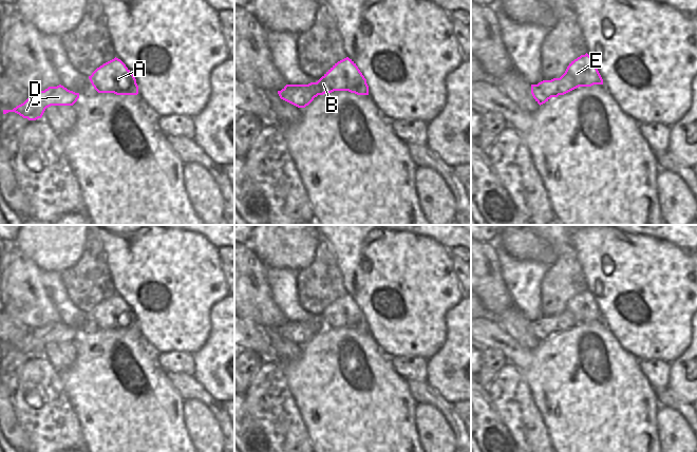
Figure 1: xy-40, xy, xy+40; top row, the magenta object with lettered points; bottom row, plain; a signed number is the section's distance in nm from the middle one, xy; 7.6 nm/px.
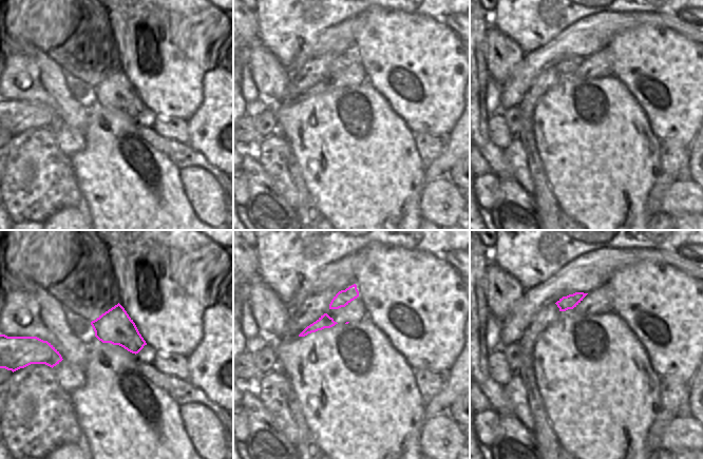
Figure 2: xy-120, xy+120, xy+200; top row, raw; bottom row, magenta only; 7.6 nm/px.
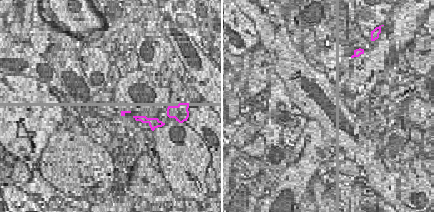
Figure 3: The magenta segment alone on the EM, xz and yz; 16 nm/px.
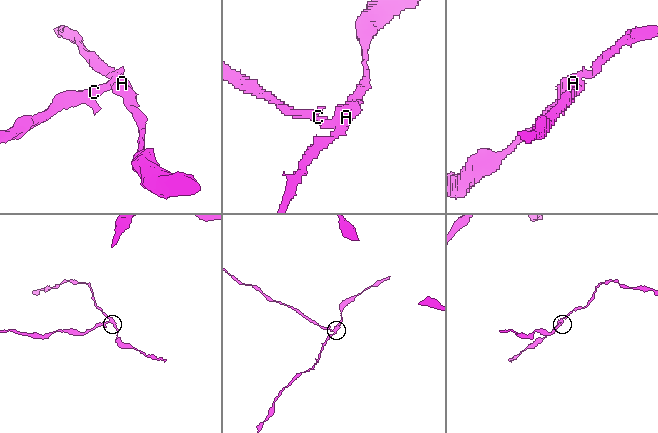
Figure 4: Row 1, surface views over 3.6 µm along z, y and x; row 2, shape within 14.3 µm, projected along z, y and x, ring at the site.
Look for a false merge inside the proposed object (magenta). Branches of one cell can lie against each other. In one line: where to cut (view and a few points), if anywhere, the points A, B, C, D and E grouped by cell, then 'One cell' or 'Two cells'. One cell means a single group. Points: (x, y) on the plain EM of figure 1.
Split along xy+40 (537, 321), (539, 324), (547, 328), (554, 328), (558, 332). Groups: A B E / C D. Two cells

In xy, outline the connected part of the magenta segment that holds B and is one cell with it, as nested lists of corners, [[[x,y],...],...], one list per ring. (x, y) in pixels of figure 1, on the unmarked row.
[[[348,294],[335,300],[317,319],[301,321],[310,329],[332,329],[334,327],[348,327],[357,332],[369,332],[366,316]]]

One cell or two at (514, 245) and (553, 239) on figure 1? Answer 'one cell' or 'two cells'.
two cells

